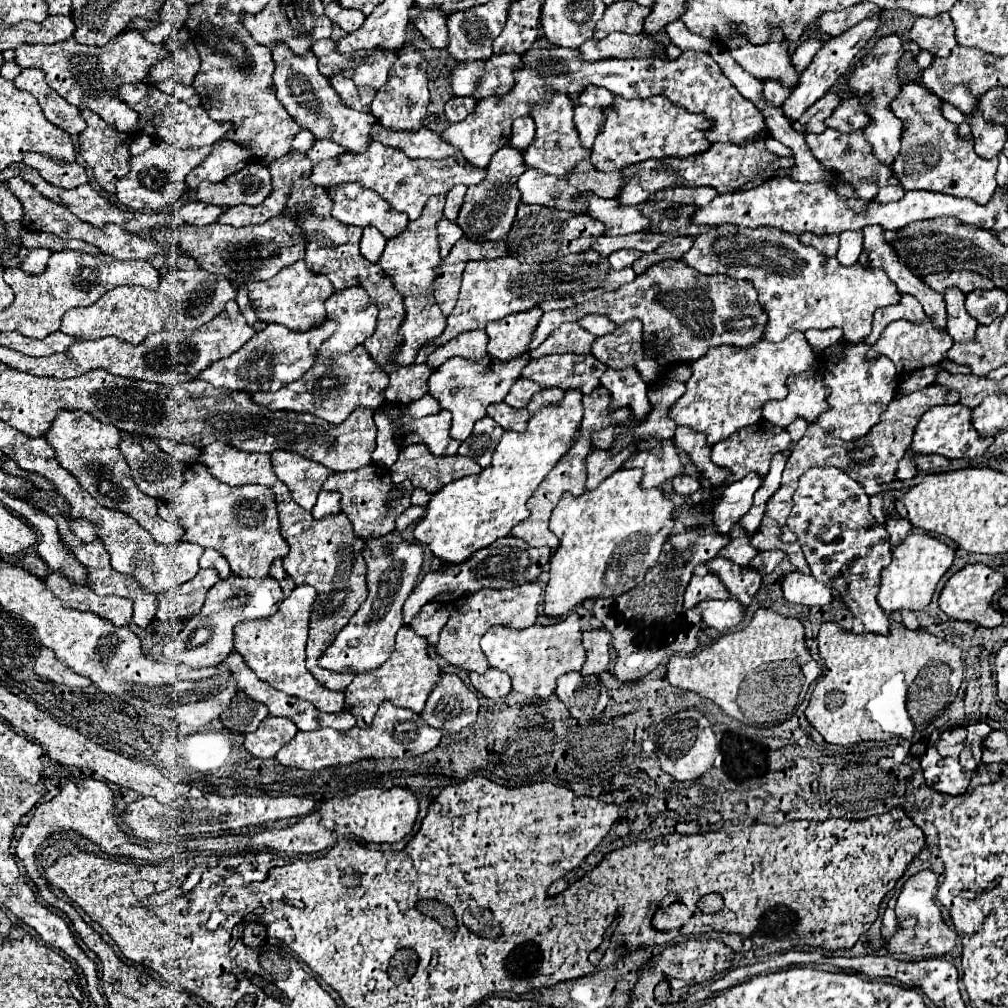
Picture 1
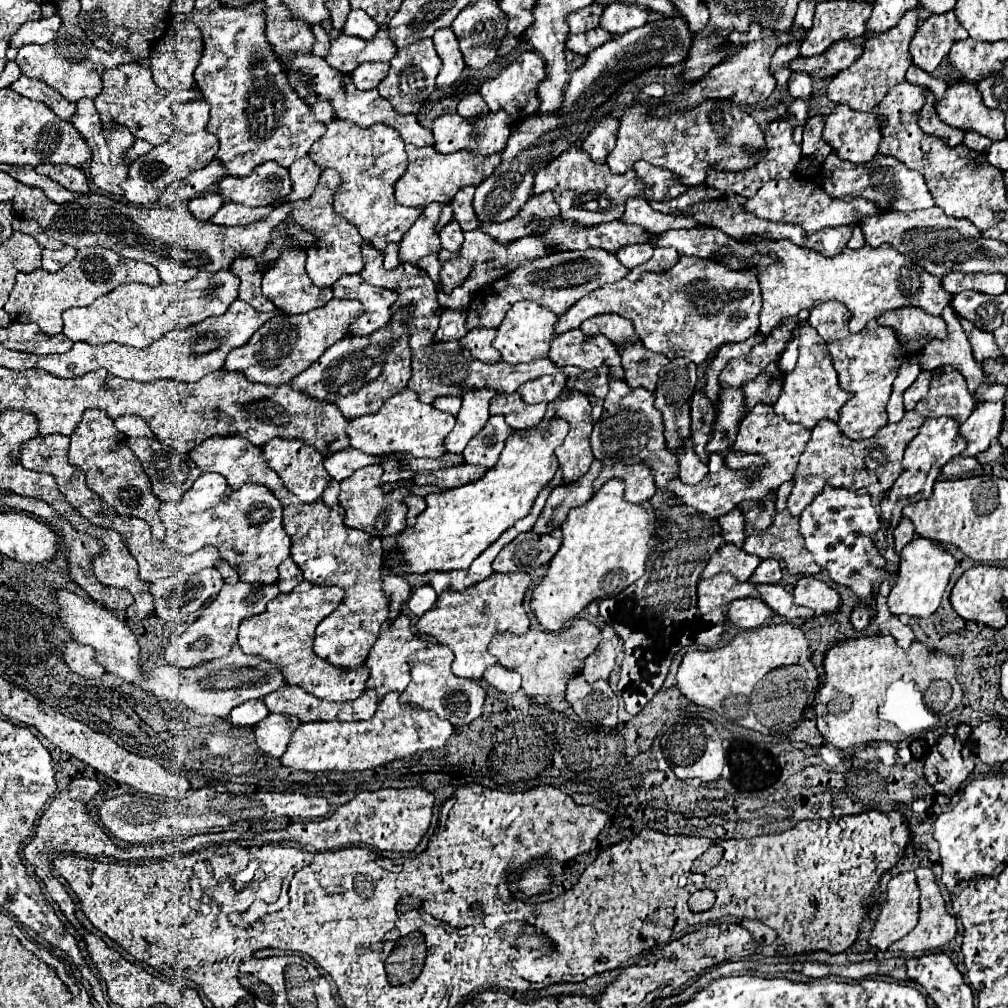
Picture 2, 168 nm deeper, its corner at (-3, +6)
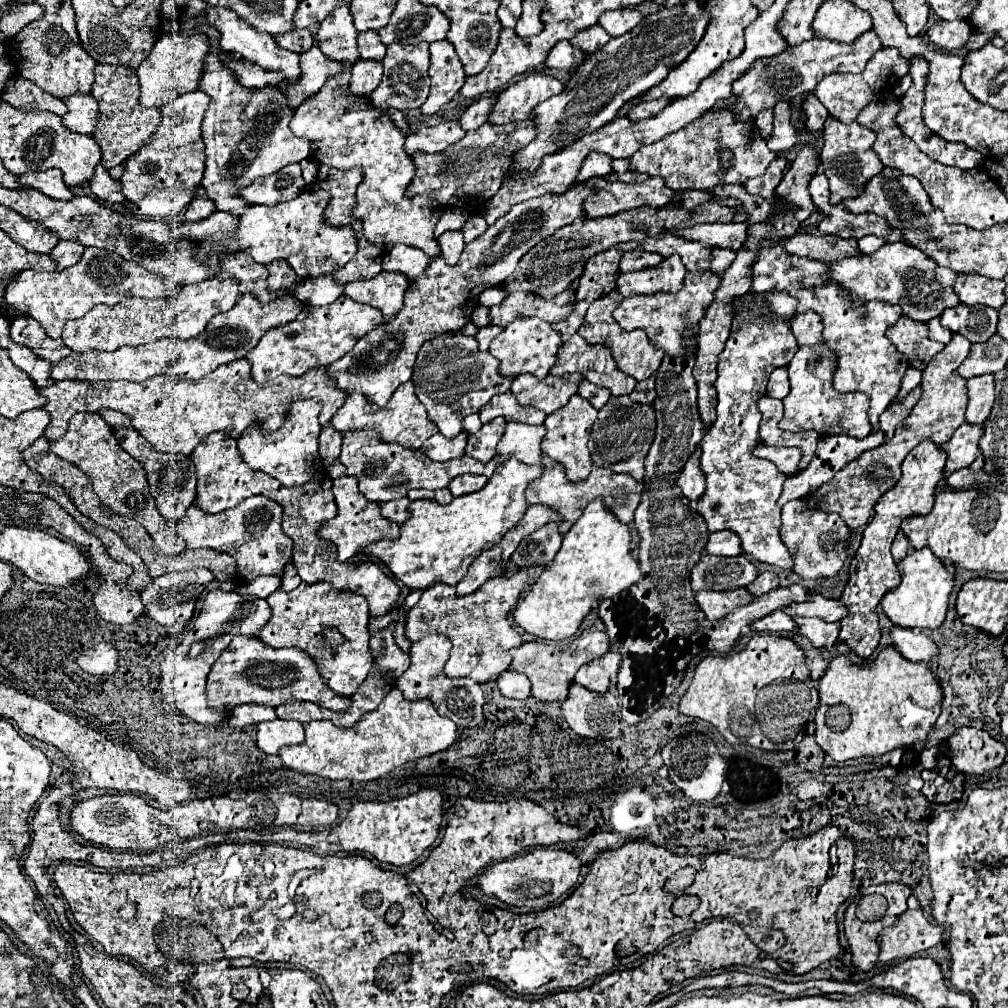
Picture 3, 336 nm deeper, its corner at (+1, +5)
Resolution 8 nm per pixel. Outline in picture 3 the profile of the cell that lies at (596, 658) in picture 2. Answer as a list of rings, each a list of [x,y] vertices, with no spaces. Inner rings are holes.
[[[611,648],[607,656],[601,656],[599,660],[591,660],[591,664],[579,668],[579,672],[575,674],[575,682],[585,686],[587,690],[605,692],[609,688],[611,676],[619,670],[619,664],[621,664],[621,656],[619,652],[615,652],[615,648]]]

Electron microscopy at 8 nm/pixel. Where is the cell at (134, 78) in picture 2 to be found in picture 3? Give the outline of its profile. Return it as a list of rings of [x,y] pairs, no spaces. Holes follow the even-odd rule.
[[[99,64],[95,68],[95,84],[93,84],[91,94],[97,100],[99,110],[101,110],[101,118],[97,120],[93,138],[101,146],[103,166],[113,168],[113,166],[125,162],[139,148],[143,148],[143,144],[147,144],[147,140],[151,140],[151,134],[159,126],[161,112],[159,112],[159,108],[143,108],[139,104],[139,96],[141,96],[139,80],[135,76],[135,70],[127,68],[123,64],[117,64],[117,66]]]

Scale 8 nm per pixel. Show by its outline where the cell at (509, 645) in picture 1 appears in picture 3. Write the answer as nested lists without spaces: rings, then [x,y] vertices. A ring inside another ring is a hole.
[[[589,626],[583,632],[563,640],[563,642],[547,642],[547,640],[531,640],[531,642],[523,642],[513,660],[511,660],[511,670],[523,672],[529,680],[531,680],[531,696],[535,696],[537,700],[543,702],[551,702],[551,700],[565,700],[567,698],[567,688],[573,682],[575,672],[587,664],[589,660],[595,660],[599,656],[603,656],[609,650],[609,638],[605,634],[605,630],[597,628],[597,626]]]

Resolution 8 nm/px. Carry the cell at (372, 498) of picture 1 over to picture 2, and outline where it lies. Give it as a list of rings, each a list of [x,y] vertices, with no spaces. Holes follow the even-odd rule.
[[[369,465],[359,471],[355,471],[349,479],[341,481],[341,493],[339,493],[339,505],[345,509],[345,525],[351,529],[361,529],[371,533],[373,537],[387,537],[397,535],[407,527],[407,507],[403,507],[403,497],[409,495],[409,483],[407,487],[399,487],[399,491],[385,493],[379,487],[383,469],[379,465]]]

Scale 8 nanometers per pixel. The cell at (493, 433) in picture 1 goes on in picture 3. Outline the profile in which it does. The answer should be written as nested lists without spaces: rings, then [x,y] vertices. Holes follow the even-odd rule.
[[[499,416],[491,424],[483,424],[479,432],[469,434],[465,454],[479,462],[489,462],[497,452],[497,442],[501,440],[501,436],[505,432],[505,424],[507,422]]]

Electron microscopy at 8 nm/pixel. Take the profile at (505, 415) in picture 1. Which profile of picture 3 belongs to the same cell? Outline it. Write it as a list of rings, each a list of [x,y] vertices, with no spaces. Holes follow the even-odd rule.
[[[511,392],[493,396],[479,412],[481,422],[487,424],[497,416],[503,416],[507,422],[525,422],[525,424],[543,424],[545,412],[539,412],[537,408],[521,406]]]

